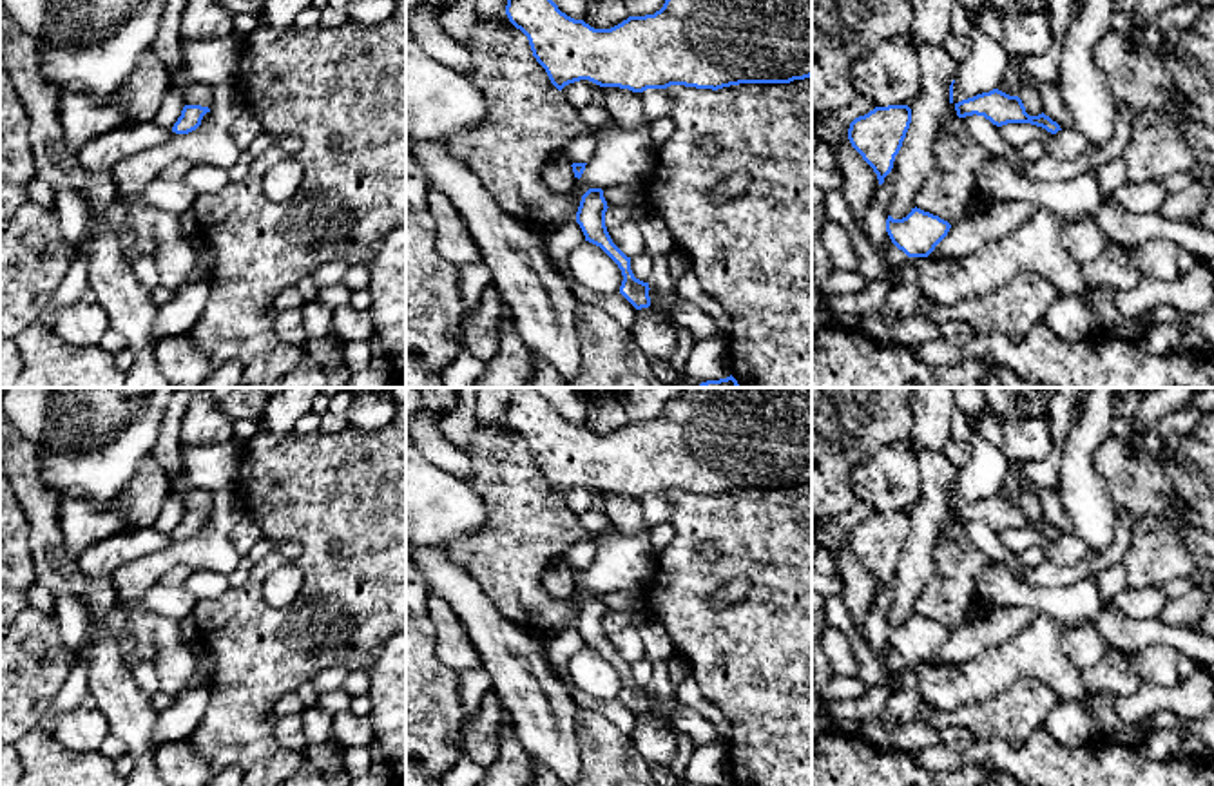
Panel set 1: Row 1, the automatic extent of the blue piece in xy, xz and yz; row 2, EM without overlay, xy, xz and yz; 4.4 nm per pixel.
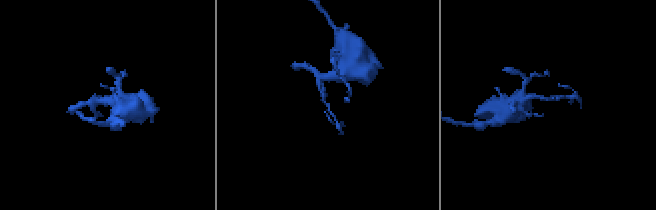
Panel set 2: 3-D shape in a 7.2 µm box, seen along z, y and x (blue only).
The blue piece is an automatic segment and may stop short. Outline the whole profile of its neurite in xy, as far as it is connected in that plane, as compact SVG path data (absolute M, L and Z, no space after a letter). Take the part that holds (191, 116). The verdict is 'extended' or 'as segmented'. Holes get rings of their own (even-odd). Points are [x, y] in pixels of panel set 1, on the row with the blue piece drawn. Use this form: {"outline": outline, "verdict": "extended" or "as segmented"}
{"outline": "M185 105L181 110L181 116L178 118L178 121L172 127L172 132L188 134L188 132L196 130L201 125L201 120L207 112L210 112L208 107Z", "verdict": "as segmented"}

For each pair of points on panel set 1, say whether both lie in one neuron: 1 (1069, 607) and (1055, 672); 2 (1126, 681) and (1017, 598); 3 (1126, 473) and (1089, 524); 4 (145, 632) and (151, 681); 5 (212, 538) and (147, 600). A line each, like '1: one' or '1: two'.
1: two
2: two
3: two
4: two
5: two

